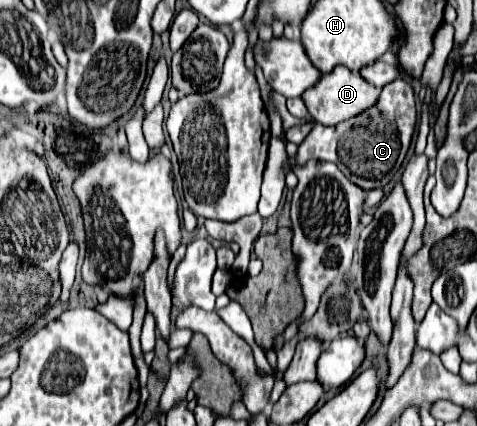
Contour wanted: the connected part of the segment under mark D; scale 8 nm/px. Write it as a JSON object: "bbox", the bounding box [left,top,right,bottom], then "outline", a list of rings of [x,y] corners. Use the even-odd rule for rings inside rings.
{"bbox":[304,65,380,125],"outline":[[[338,65],[332,73],[326,73],[320,81],[320,85],[316,85],[316,89],[308,89],[308,93],[304,93],[304,103],[310,111],[310,115],[322,123],[322,125],[338,125],[346,119],[352,119],[360,113],[364,113],[366,109],[370,109],[372,105],[376,105],[380,97],[380,89],[370,85],[360,73],[350,71],[344,65]]]}

